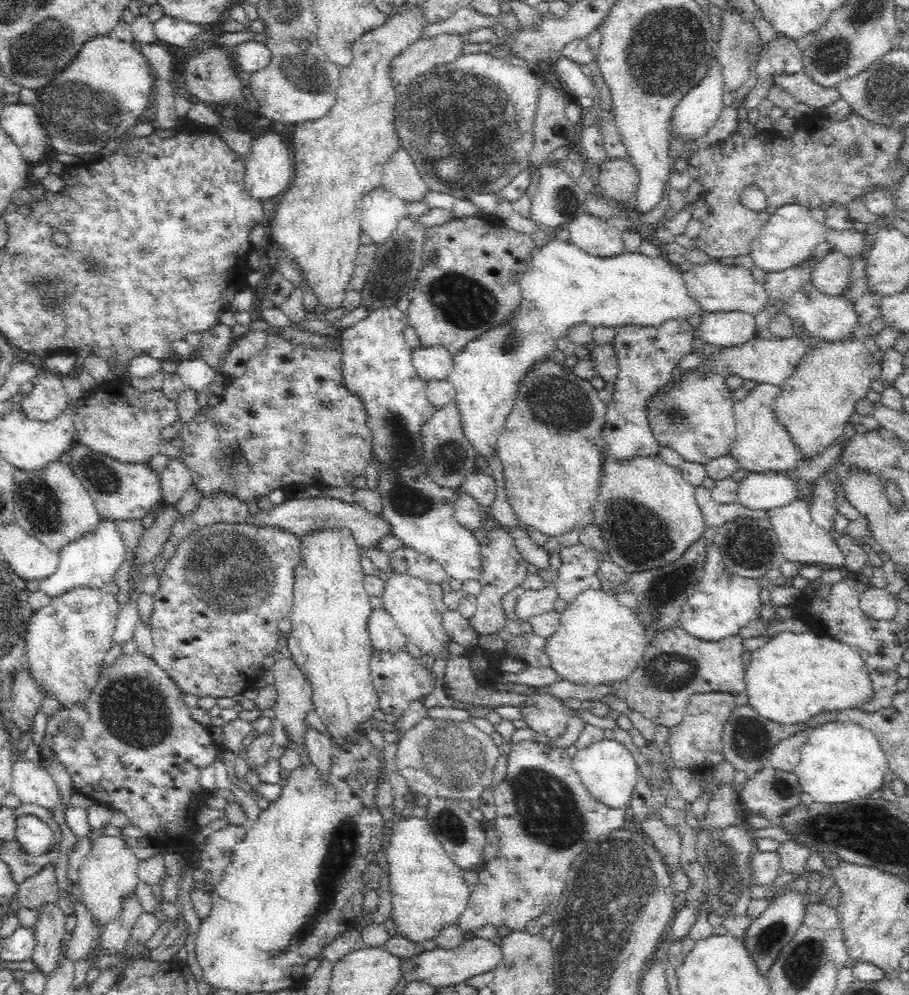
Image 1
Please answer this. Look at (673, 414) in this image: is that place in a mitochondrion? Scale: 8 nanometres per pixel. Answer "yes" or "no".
yes

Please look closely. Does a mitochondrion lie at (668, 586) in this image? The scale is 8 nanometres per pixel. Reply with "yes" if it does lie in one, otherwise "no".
yes

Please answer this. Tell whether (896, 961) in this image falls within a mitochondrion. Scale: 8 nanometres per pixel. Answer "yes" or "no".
no

